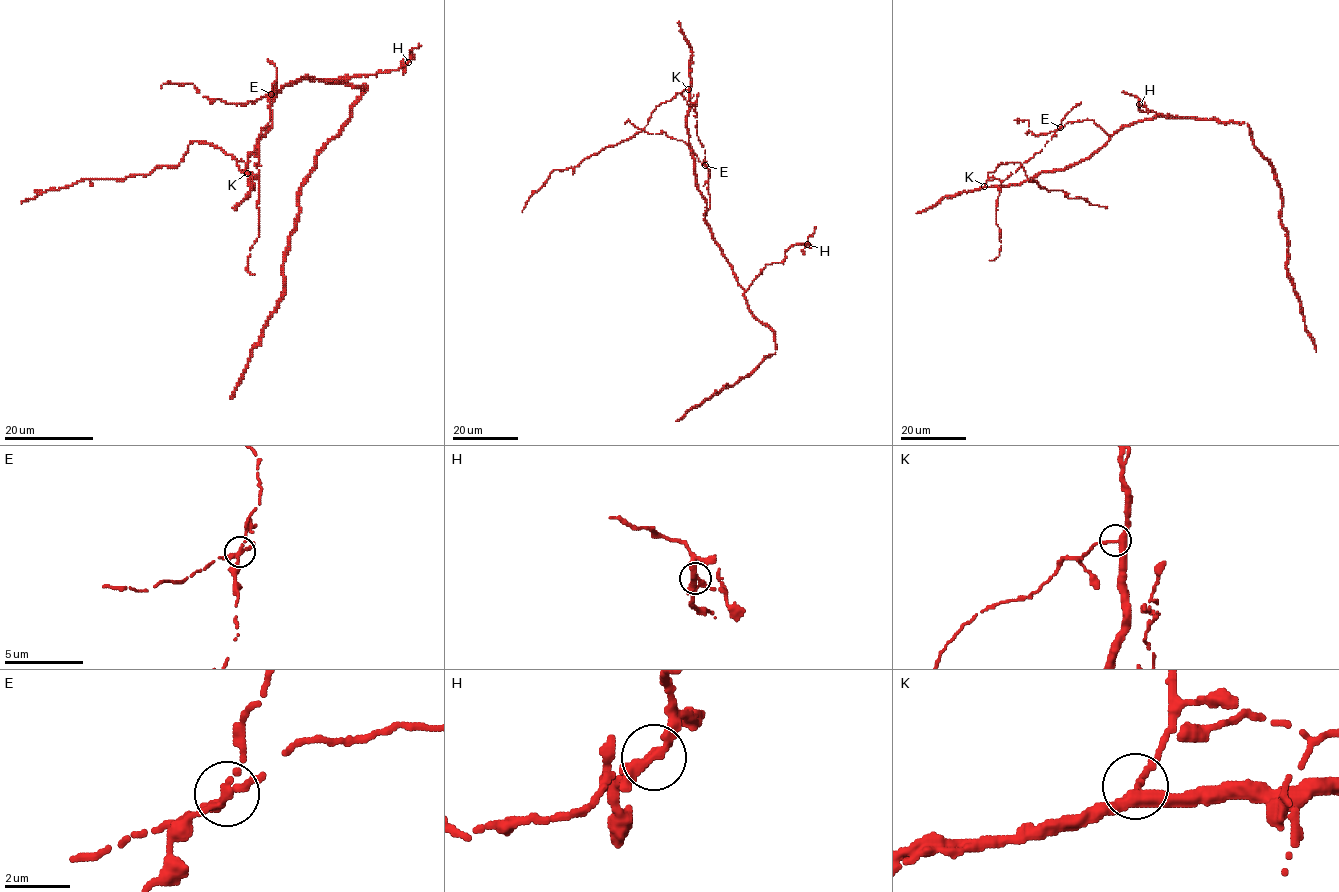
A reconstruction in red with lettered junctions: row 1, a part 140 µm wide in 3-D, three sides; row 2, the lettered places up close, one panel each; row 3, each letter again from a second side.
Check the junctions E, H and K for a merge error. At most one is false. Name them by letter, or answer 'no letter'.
E

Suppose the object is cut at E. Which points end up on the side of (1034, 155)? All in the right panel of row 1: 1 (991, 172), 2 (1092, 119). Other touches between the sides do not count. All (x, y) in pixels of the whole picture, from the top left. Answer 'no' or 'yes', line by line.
1: no
2: no

